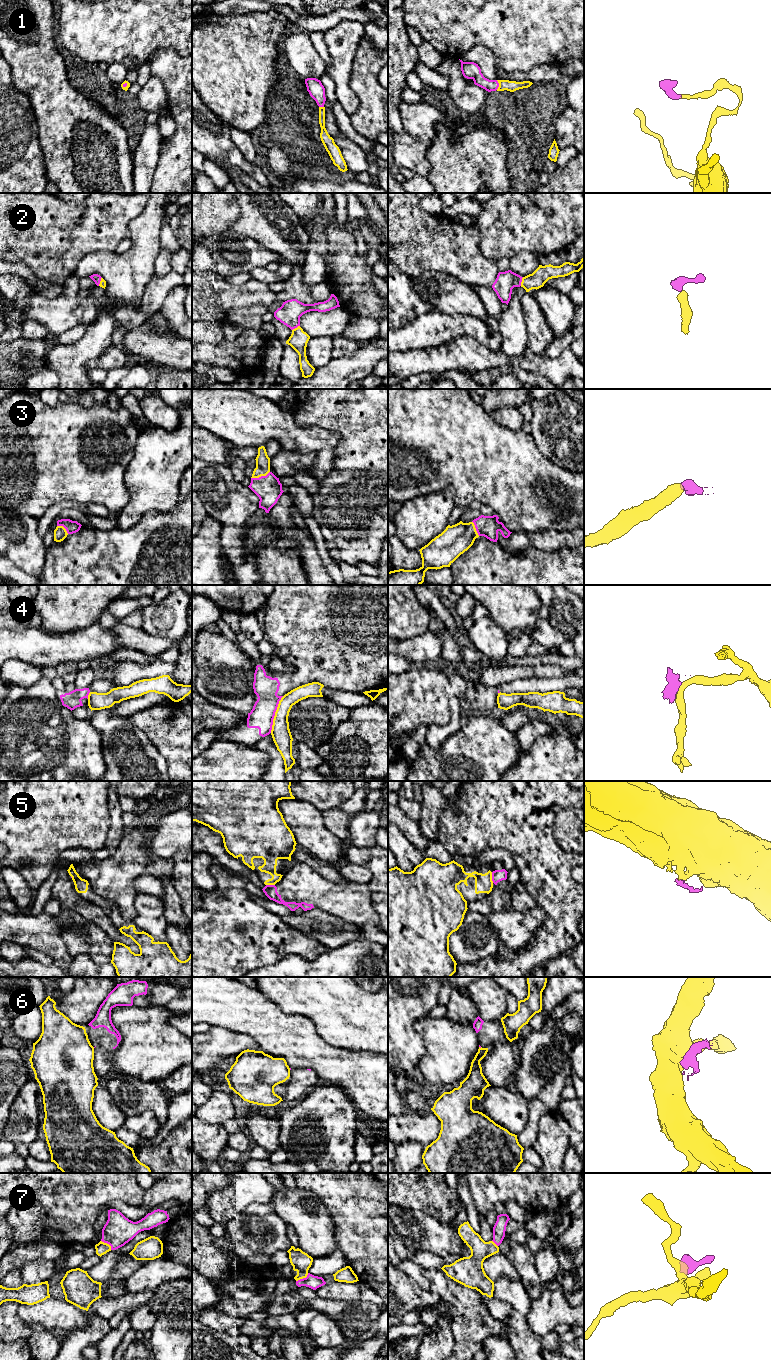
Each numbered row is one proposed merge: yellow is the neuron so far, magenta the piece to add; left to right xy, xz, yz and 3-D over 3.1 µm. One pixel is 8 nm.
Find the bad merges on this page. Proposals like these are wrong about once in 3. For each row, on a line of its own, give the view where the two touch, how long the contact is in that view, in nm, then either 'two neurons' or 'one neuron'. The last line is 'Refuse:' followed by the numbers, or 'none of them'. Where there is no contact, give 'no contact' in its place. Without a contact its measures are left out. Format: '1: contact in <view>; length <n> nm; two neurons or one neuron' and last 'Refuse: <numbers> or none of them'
1: contact in yz; length 80 nm; one neuron
2: contact in yz; length 80 nm; one neuron
3: contact in xz; length 160 nm; one neuron
4: contact in xz; length 320 nm; two neurons
5: contact in yz; length 90 nm; two neurons
6: contact in yz; length 30 nm; two neurons
7: contact in xz; length 120 nm; one neuron
Refuse: 4, 5, 6

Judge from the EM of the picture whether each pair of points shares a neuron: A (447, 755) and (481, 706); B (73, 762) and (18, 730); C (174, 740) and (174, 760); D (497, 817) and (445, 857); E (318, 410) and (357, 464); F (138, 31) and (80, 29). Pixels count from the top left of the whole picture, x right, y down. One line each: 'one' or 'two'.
A: two
B: one
C: one
D: two
E: one
F: one

